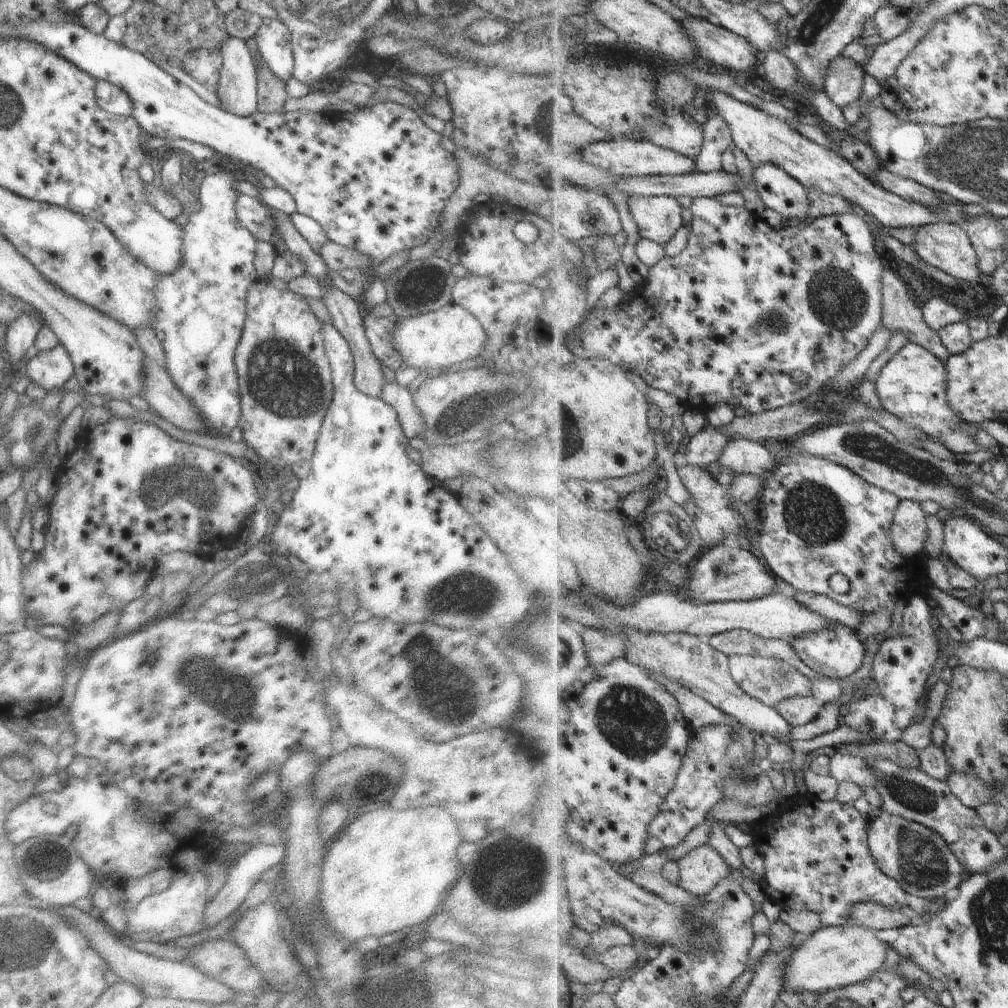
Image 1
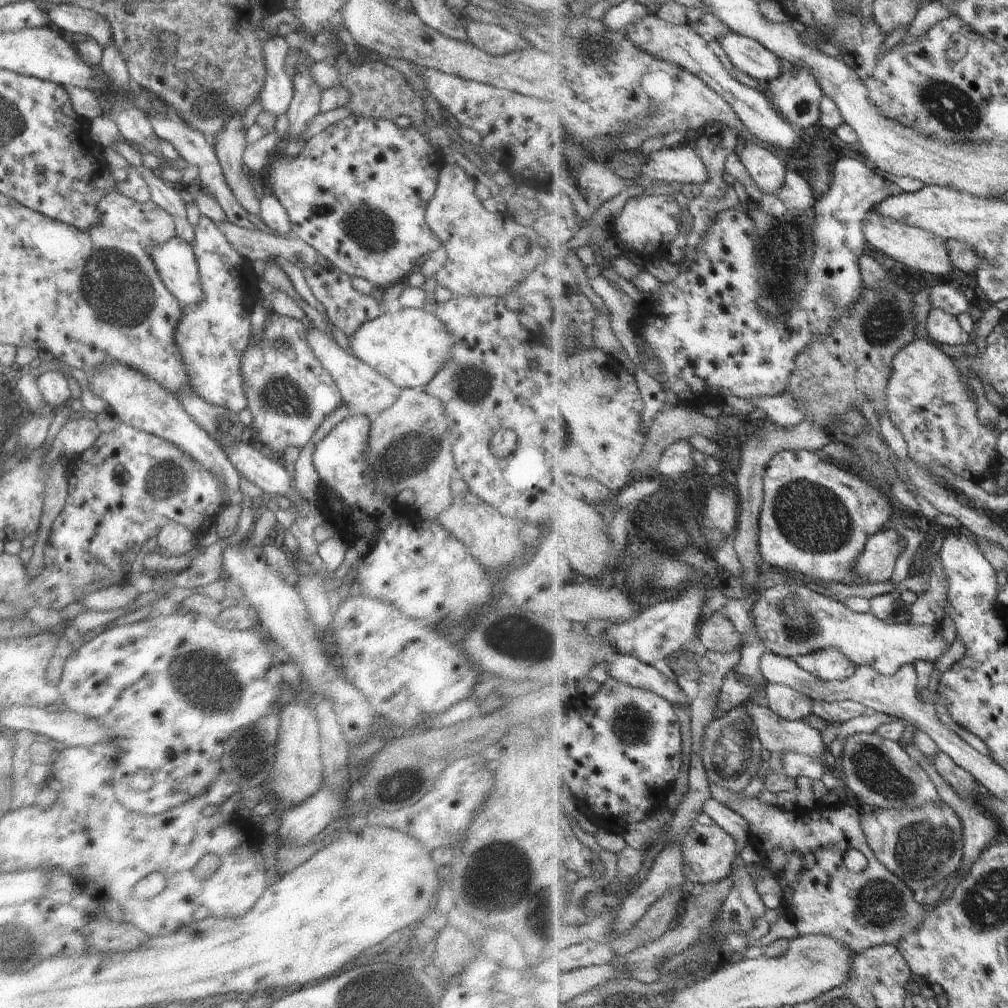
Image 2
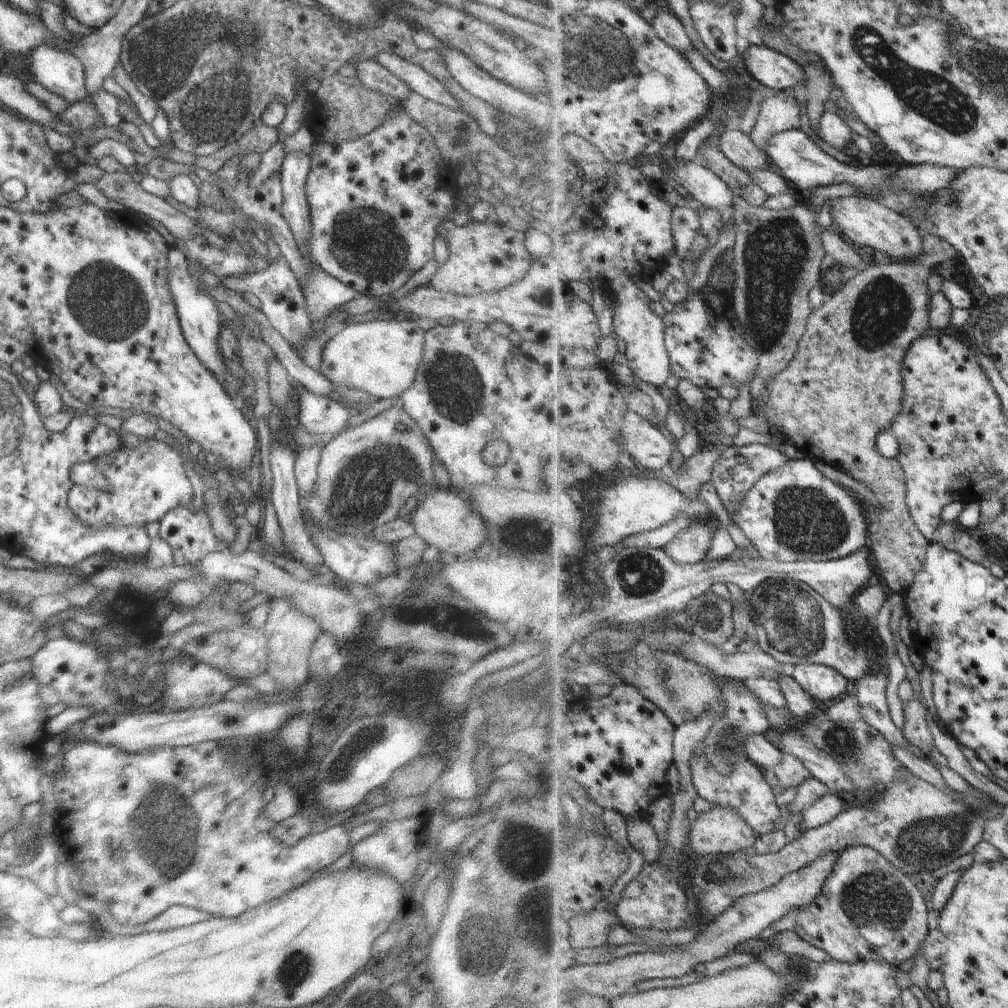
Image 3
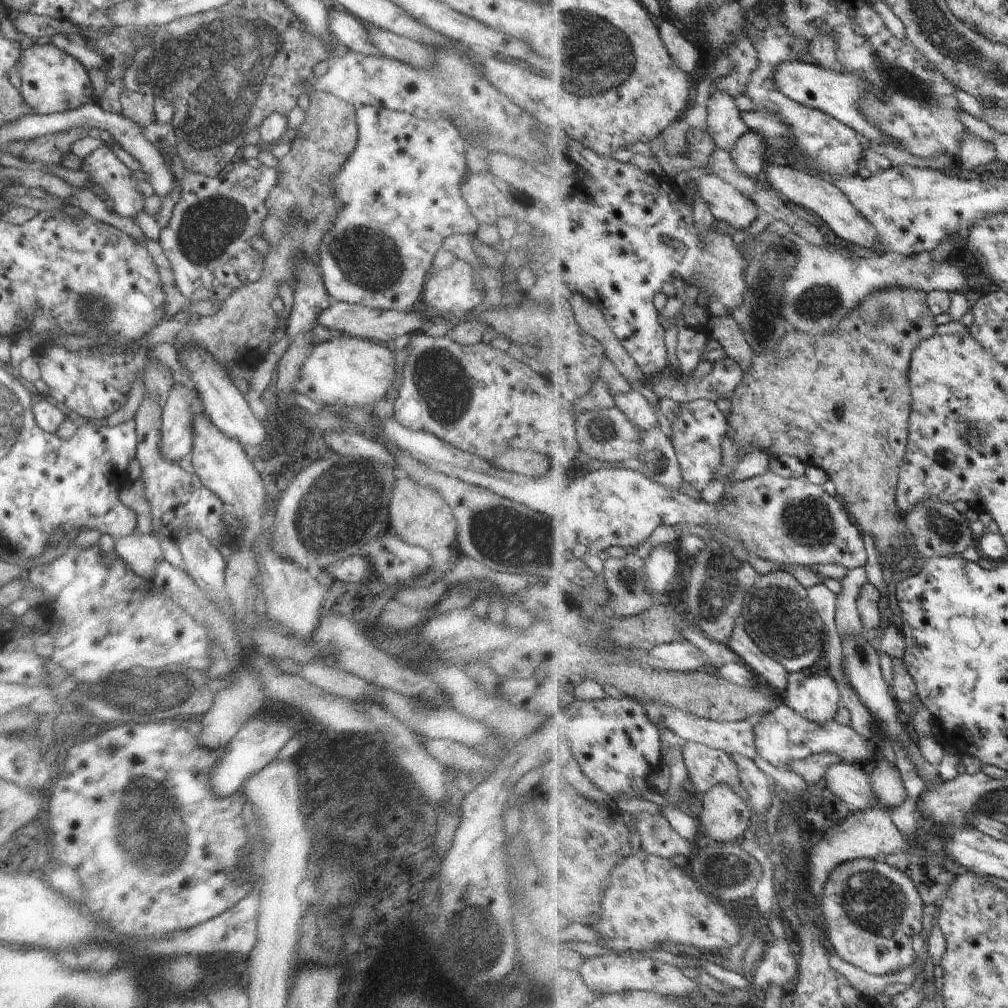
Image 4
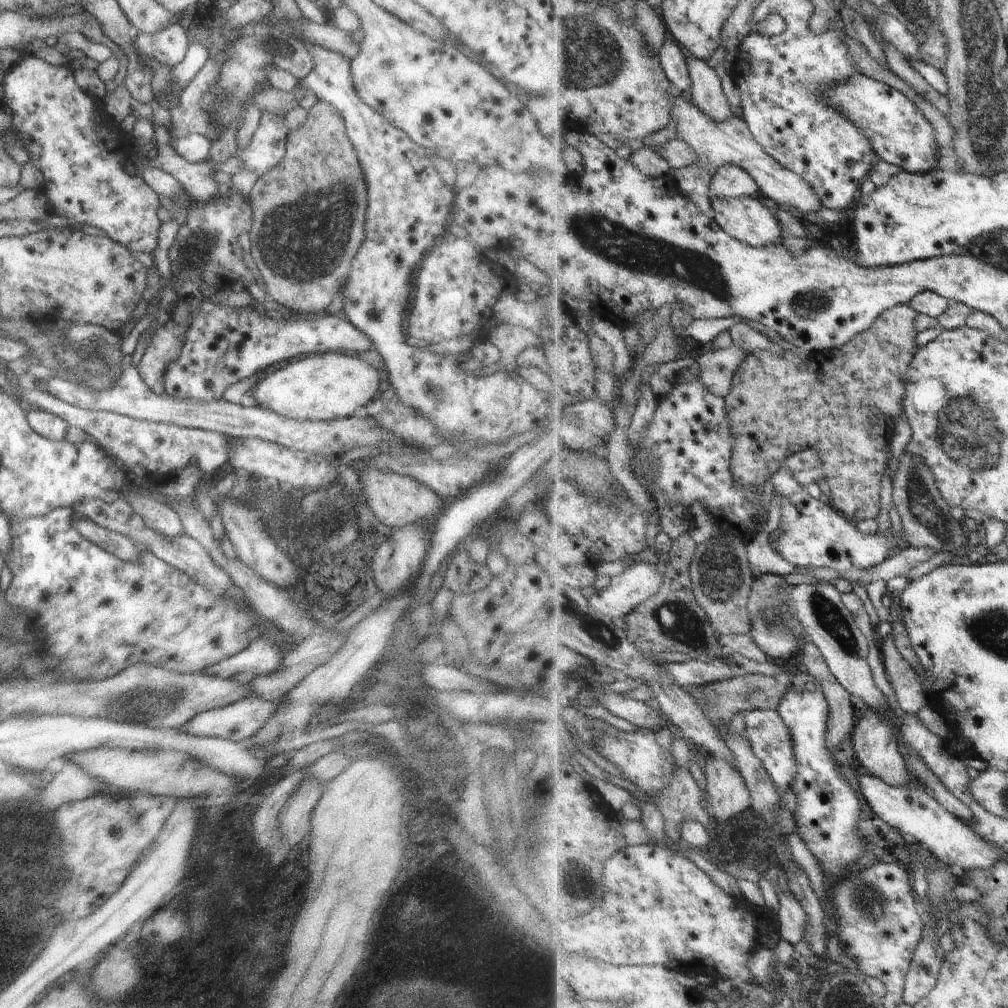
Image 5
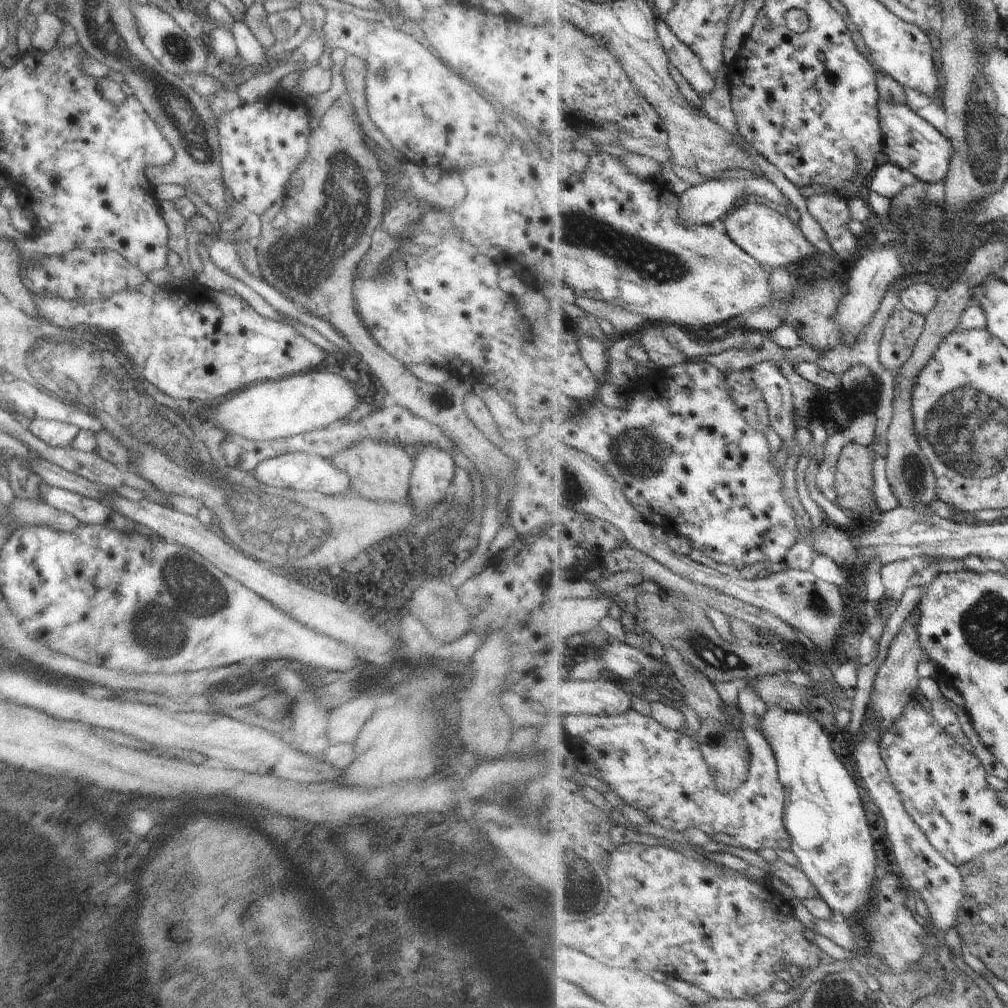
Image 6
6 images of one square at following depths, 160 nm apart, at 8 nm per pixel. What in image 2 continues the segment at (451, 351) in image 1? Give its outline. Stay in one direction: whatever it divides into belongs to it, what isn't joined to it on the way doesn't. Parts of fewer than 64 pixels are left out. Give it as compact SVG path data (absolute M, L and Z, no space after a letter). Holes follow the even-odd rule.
M401 308L397 312L379 314L363 322L346 338L353 358L367 364L371 370L387 378L399 390L425 385L435 372L449 360L453 348L453 336L445 330L445 324L435 318L433 312L422 309Z

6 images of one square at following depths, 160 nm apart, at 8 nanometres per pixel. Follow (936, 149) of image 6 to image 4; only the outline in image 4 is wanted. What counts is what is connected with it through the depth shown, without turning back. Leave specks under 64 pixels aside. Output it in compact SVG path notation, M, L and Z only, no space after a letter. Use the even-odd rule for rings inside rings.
M785 62L775 70L773 74L775 78L775 84L777 88L782 90L785 96L790 100L795 100L799 104L804 104L805 107L811 109L817 109L821 112L829 114L837 118L839 122L853 128L861 138L875 144L887 146L895 146L897 140L893 140L893 136L887 136L883 134L879 128L875 127L875 124L871 124L865 114L861 112L859 108L859 100L863 96L867 96L867 82L861 80L859 76L853 76L853 74L846 74L843 72L835 72L833 70L825 70L821 66L816 66L813 62Z

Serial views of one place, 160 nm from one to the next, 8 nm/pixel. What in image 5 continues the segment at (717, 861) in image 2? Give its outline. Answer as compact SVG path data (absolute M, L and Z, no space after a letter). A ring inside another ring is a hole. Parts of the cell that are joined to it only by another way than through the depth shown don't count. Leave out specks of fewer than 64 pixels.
M712 754L704 760L703 768L707 782L707 807L717 822L727 823L751 810L750 789L740 770Z

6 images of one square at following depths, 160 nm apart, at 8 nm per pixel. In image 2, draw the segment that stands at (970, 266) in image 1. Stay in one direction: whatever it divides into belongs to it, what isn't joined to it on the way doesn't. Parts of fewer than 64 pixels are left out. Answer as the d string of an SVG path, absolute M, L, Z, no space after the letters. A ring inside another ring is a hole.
M874 210L865 214L864 231L870 245L894 260L902 262L908 270L921 270L921 272L929 272L935 276L947 276L955 270L956 266L950 255L948 239L934 232L921 227L901 224L896 220L878 215Z

